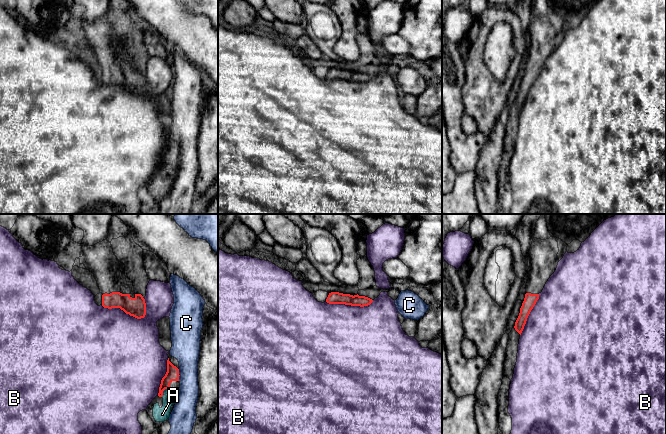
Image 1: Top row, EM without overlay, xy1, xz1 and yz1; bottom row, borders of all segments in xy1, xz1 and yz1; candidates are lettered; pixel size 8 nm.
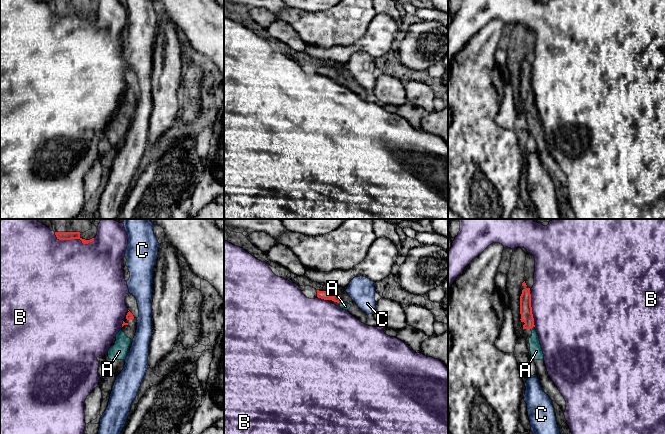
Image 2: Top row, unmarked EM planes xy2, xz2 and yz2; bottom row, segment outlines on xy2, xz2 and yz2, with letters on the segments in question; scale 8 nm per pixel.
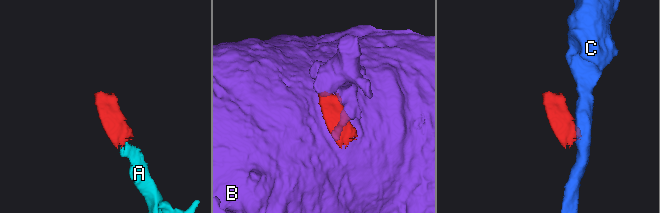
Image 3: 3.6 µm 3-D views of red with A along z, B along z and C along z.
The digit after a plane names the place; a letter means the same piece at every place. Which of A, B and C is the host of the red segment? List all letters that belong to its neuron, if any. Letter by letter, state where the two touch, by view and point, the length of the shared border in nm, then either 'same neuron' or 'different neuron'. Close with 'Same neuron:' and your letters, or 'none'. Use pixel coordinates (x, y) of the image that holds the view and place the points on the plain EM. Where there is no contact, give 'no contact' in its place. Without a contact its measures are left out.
A: xy1 (162, 168) | 90 nm | same neuron
B: xy1 (124, 87) | 380 nm | different neuron
C: xy1 (179, 151) | 100 nm | different neuron
Same neuron: A

